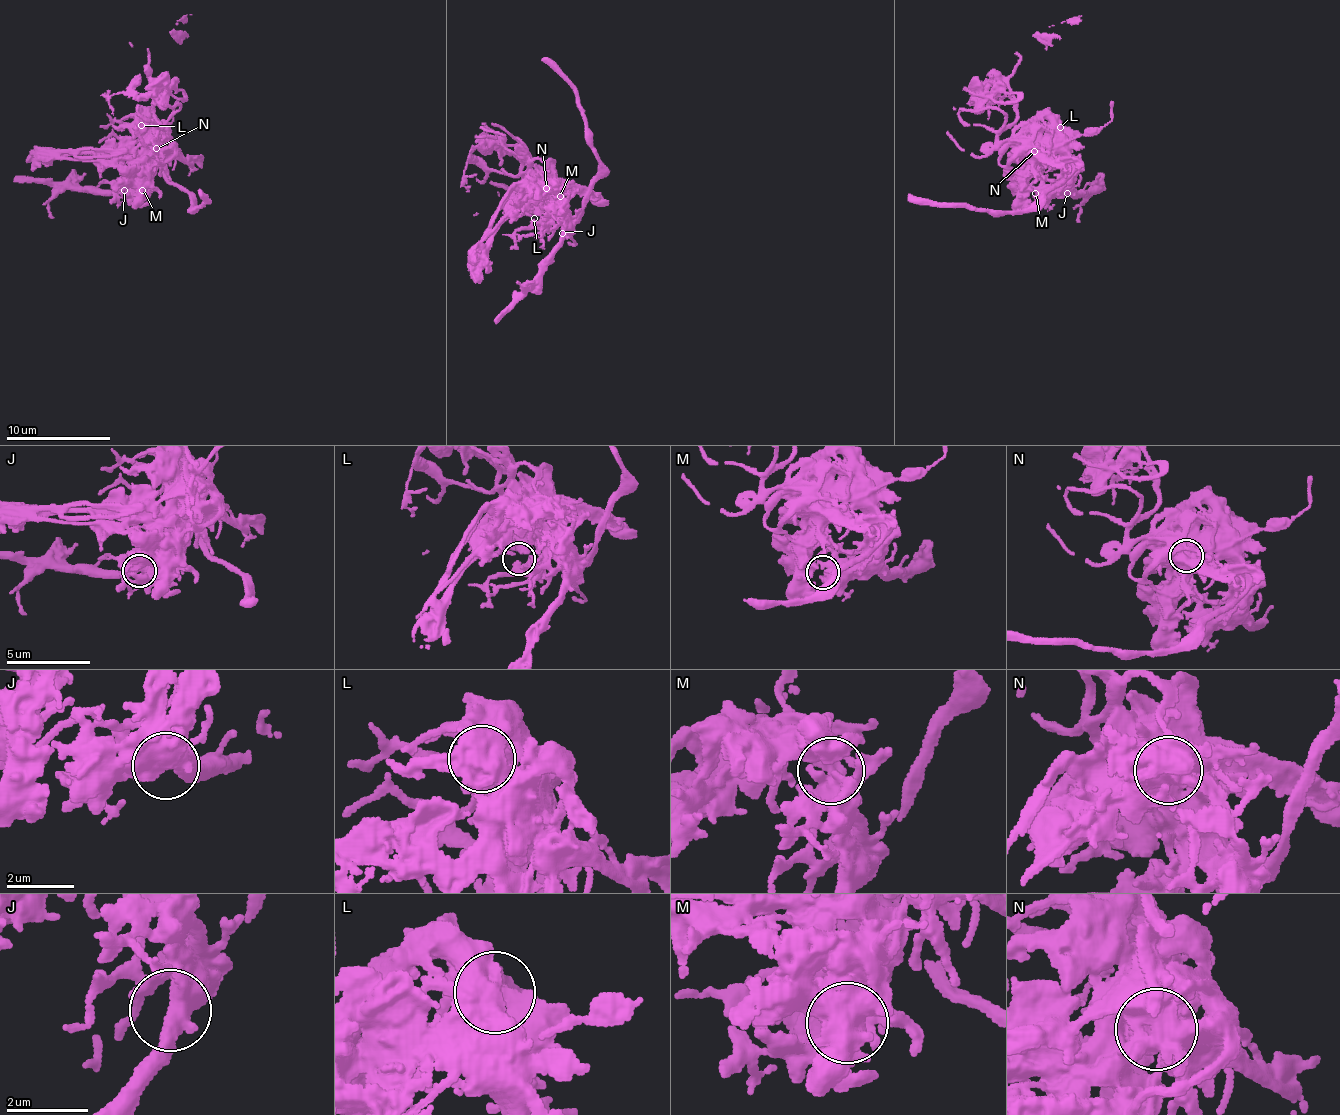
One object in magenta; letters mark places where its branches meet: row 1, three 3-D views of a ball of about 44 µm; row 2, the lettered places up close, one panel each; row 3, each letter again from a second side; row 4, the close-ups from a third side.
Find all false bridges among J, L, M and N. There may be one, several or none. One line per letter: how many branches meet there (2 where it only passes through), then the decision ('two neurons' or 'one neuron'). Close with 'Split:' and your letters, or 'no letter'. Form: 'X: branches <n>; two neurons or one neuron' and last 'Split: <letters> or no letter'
J: branches 3; one neuron
L: branches 2; one neuron
M: branches 4; one neuron
N: branches 4; two neurons
Split: N

